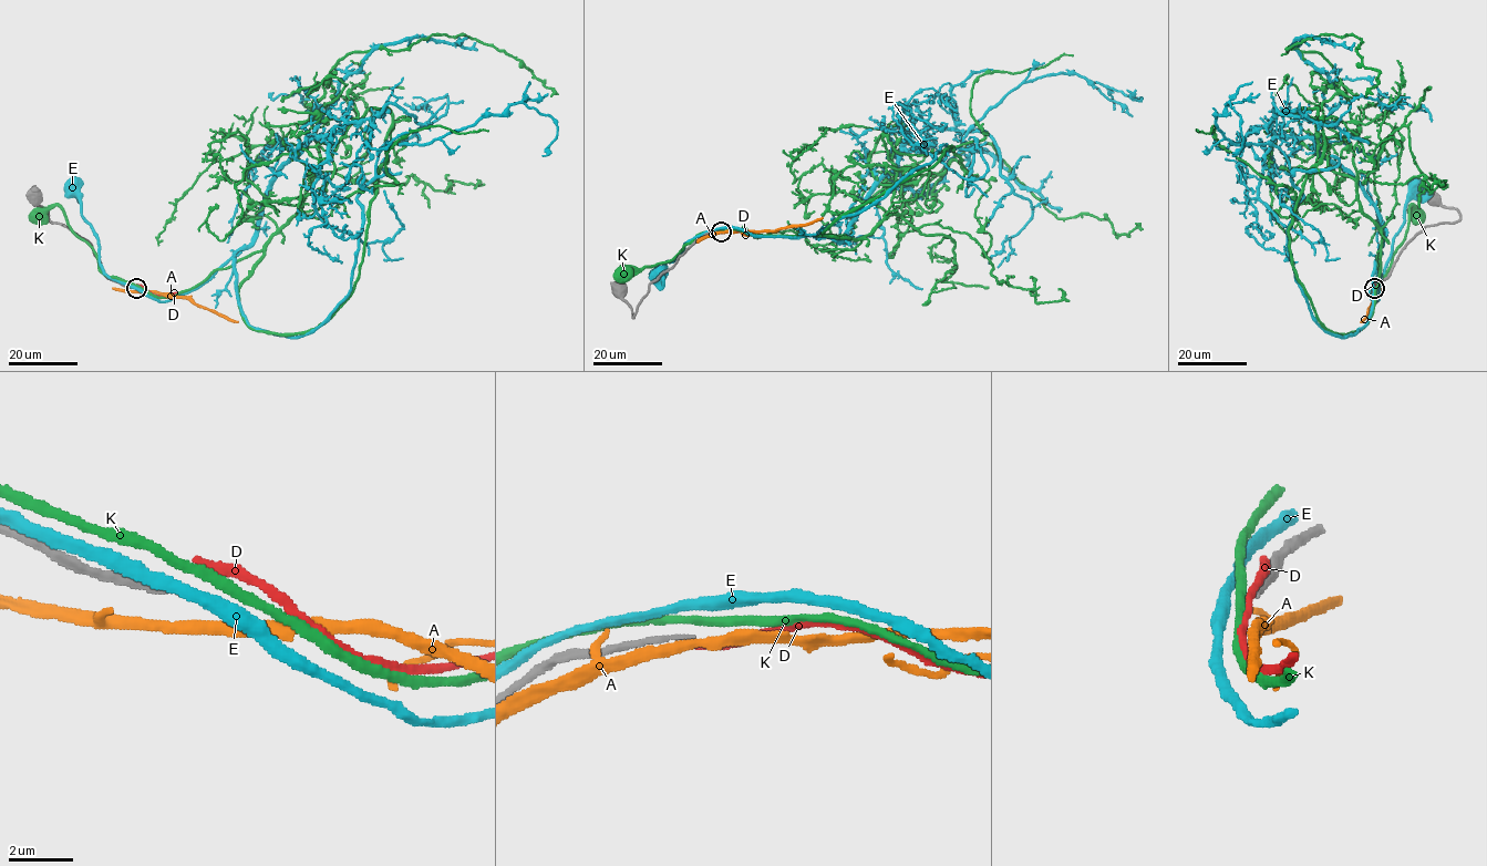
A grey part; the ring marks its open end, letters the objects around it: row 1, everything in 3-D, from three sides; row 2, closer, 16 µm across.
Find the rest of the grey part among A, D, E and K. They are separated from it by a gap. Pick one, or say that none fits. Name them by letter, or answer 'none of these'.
none of these

